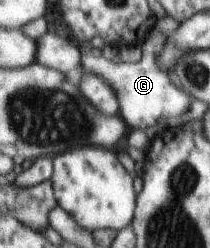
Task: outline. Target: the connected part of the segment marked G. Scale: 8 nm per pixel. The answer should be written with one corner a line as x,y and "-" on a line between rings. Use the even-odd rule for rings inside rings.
81,45
81,73
93,73
97,77
102,77
107,81
107,85
115,90
117,97
116,114
122,117
127,126
132,130
143,130
154,127
156,119
166,117
175,119
181,117
185,111
189,111
189,105
193,98
182,87
177,87
171,83
168,73
163,73
155,63
155,51
141,53
139,61
135,63
122,63
107,60
101,55
92,55
85,51
85,45

